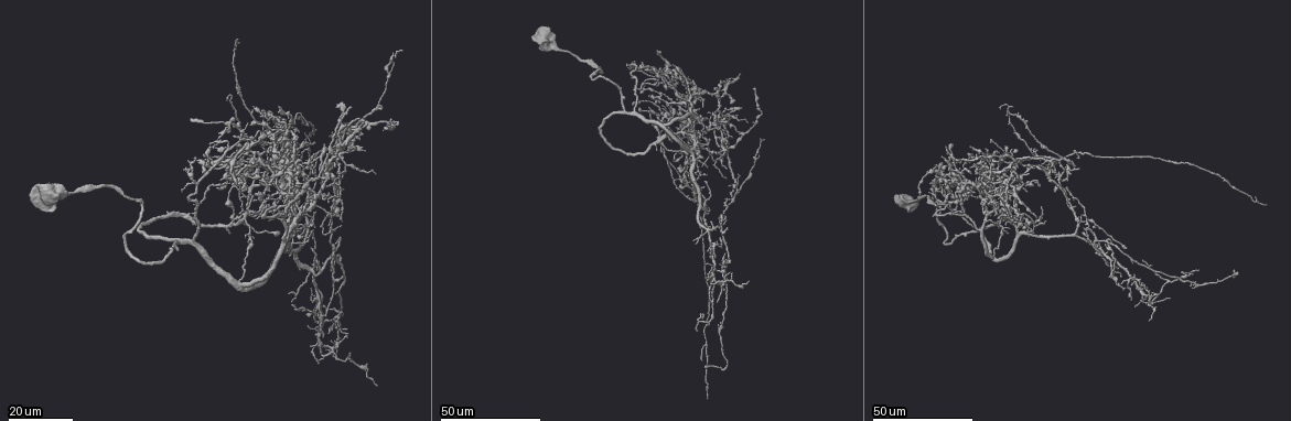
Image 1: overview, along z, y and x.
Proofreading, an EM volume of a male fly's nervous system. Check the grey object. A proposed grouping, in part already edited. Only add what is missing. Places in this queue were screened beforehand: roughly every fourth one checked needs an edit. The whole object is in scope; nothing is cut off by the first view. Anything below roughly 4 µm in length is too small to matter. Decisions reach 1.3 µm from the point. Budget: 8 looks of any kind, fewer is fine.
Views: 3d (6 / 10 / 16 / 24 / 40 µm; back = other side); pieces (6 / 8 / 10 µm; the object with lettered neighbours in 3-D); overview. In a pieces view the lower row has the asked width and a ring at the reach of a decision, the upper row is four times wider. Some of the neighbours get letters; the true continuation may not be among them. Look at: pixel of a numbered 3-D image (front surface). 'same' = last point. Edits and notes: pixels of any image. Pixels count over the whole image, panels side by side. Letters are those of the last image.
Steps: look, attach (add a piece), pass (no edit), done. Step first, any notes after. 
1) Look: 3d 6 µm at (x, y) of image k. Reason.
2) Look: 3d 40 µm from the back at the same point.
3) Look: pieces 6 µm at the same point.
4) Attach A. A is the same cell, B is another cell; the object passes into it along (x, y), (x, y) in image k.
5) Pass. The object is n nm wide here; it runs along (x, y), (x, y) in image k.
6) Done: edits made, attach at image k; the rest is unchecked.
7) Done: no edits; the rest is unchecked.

Look: 3d 40 µm at (999, 189) of image 1. Tapers out.

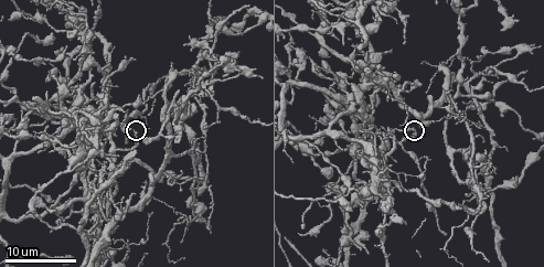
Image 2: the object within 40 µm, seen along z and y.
Look: pieces 6 µm at (137, 130) of image 2. See the neighbours.

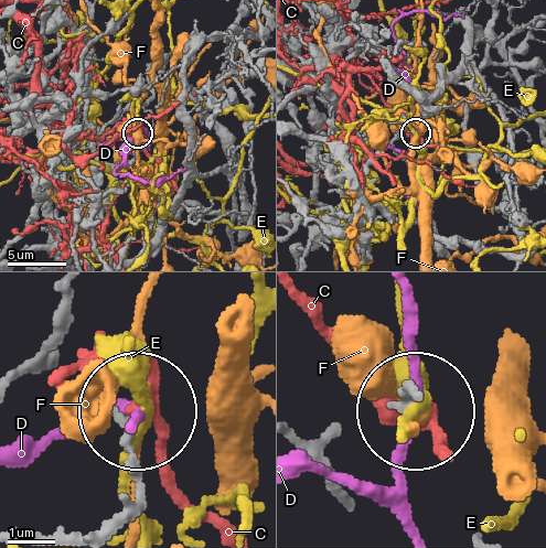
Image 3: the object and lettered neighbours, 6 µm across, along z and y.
Pass. C, D, E and F are other cells; no lettered piece goes on from it.

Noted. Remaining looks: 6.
Look: 3d 16 µm at (504, 30) of image 2. An open end.

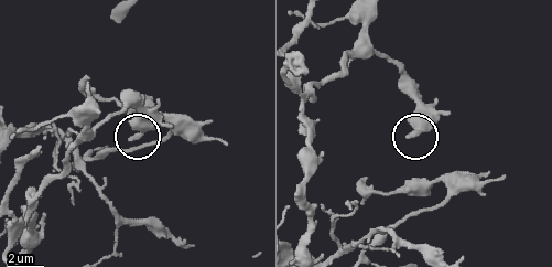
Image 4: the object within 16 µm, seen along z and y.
Look: 3d 6 µm at (129, 138) of image 4.

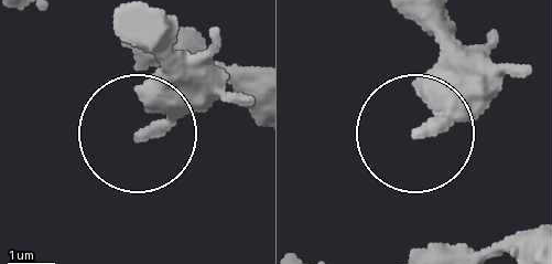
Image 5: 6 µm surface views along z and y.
Look: pieces 6 µm at (422, 133) of image 5. See the neighbours.

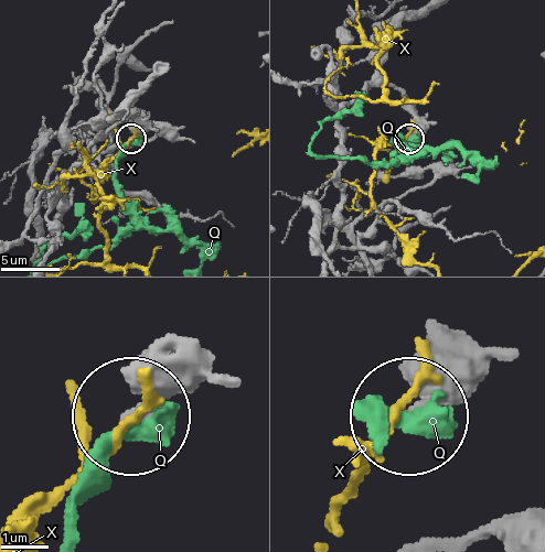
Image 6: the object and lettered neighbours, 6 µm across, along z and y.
Pass. The object is 240 nm wide here; Q and X are other cells; no lettered piece goes on from it.

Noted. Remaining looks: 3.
Look: 3d 24 µm at (369, 253) of image 2. Thin end.

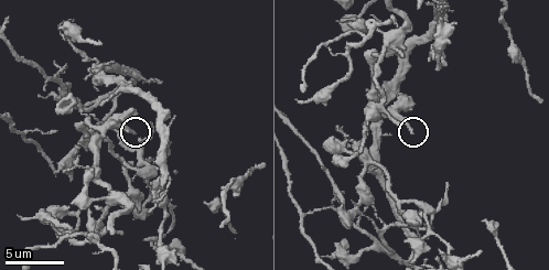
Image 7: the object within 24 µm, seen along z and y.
Look: pieces 8 µm at (133, 132) of image 7.

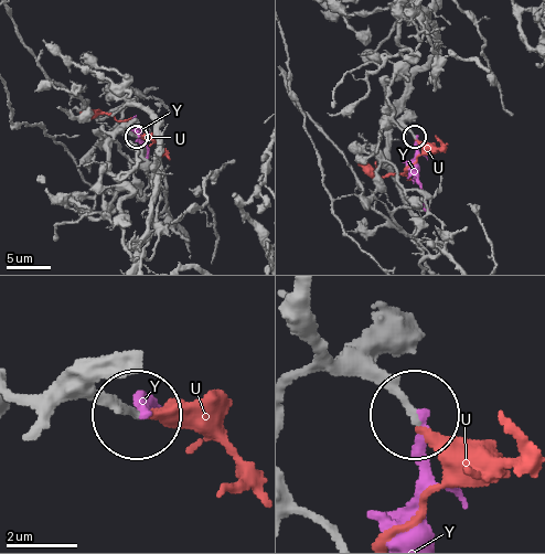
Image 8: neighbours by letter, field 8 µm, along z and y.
Attach U. U is the same cell, Y is another cell; the object passes into it along (323, 344), (409, 412), (441, 466), (441, 483), (401, 528) in image 8; it goes on there.

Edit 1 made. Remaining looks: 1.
Done: edits made, attach at image 8; the rest is unchecked.

